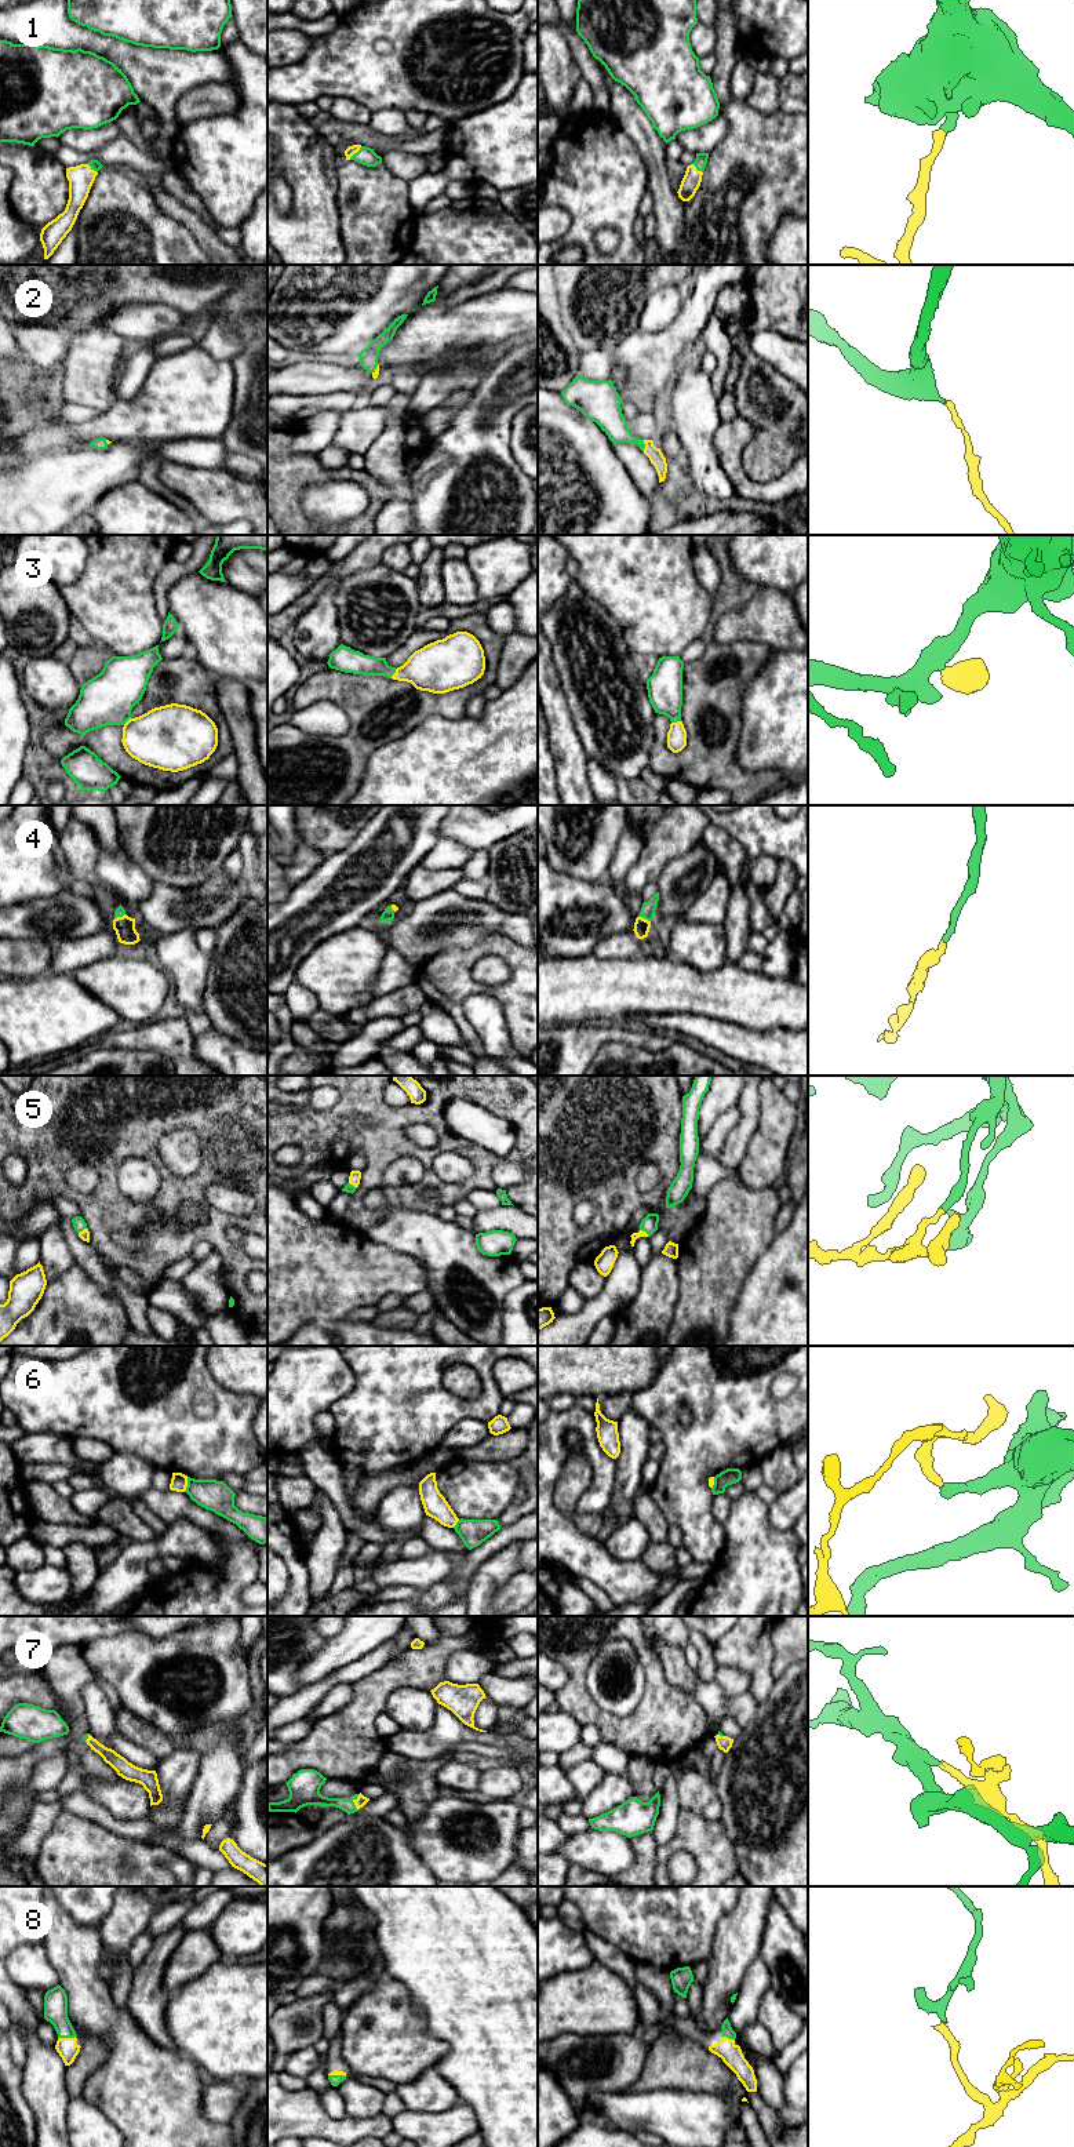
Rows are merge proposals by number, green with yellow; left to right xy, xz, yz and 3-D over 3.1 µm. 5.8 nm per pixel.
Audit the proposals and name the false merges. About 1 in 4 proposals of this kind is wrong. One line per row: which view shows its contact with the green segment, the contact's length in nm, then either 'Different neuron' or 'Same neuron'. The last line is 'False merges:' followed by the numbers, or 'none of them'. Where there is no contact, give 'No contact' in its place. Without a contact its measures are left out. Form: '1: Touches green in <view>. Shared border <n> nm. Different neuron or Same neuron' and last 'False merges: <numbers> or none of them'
1: Touches green in xz. Shared border 110 nm. Same neuron
2: Touches green in yz. Shared border 70 nm. Same neuron
3: Touches green in xz. Shared border 70 nm. Same neuron
4: Touches green in yz. Shared border 80 nm. Same neuron
5: Touches green in yz. Shared border 70 nm. Same neuron
6: Touches green in xy. Shared border 90 nm. Different neuron
7: Touches green in xz. Shared border 100 nm. Same neuron
8: Touches green in xy. Shared border 110 nm. Same neuron
False merges: 6

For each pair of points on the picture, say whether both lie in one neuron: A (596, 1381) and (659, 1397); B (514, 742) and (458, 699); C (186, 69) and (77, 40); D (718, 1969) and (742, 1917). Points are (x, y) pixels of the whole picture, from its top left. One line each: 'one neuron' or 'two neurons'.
A: two neurons
B: two neurons
C: one neuron
D: one neuron

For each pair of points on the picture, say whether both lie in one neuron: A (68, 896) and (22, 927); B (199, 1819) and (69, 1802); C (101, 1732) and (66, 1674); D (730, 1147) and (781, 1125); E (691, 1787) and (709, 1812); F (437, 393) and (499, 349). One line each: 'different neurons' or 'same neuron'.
A: same neuron
B: different neurons
C: different neurons
D: different neurons
E: same neuron
F: same neuron

